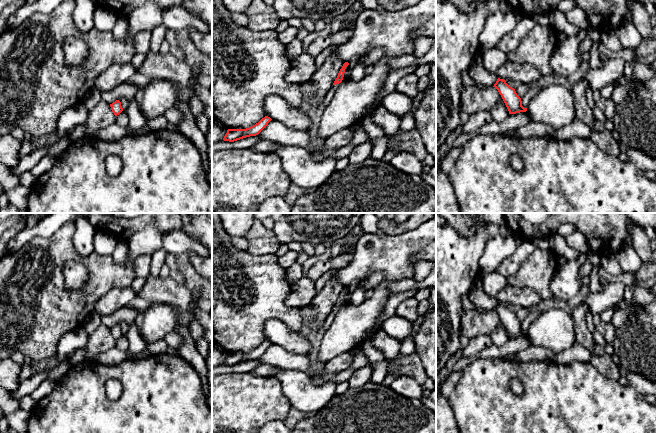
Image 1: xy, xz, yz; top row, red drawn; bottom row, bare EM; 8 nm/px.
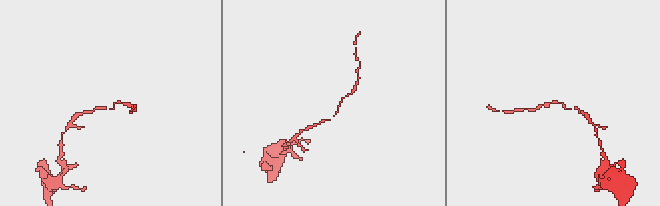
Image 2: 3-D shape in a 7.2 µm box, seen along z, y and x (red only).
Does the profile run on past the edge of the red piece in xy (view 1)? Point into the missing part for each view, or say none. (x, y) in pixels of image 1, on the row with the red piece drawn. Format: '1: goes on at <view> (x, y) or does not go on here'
1: does not go on here

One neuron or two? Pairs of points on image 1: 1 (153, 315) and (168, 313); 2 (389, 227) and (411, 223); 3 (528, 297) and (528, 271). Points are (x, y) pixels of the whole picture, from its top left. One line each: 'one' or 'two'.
1: one
2: one
3: two

